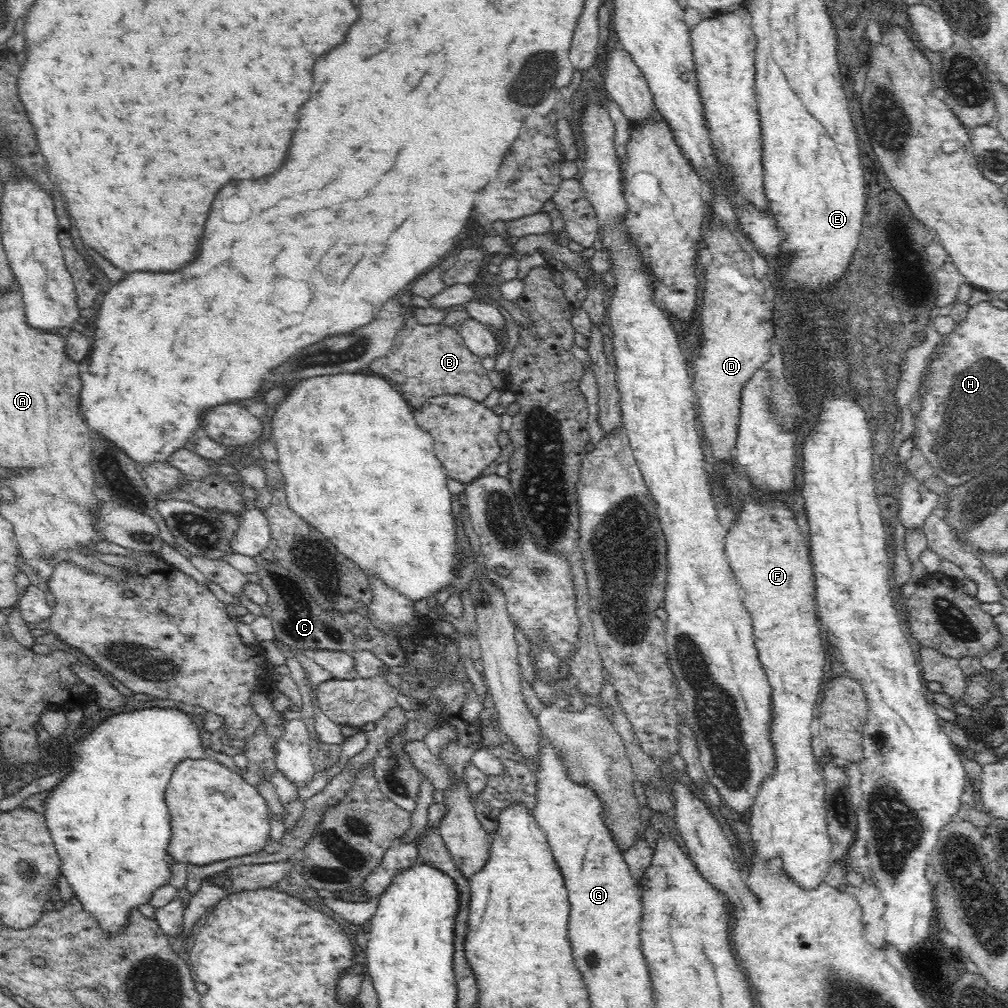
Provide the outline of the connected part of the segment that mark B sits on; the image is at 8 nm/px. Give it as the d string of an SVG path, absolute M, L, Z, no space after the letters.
M408 314L406 326L398 332L398 338L394 340L390 351L388 357L374 360L370 368L374 374L390 380L413 409L420 408L430 398L444 396L445 393L471 397L482 404L494 390L488 375L490 371L482 363L483 358L474 355L466 347L464 337L458 331L442 323L422 326Z

